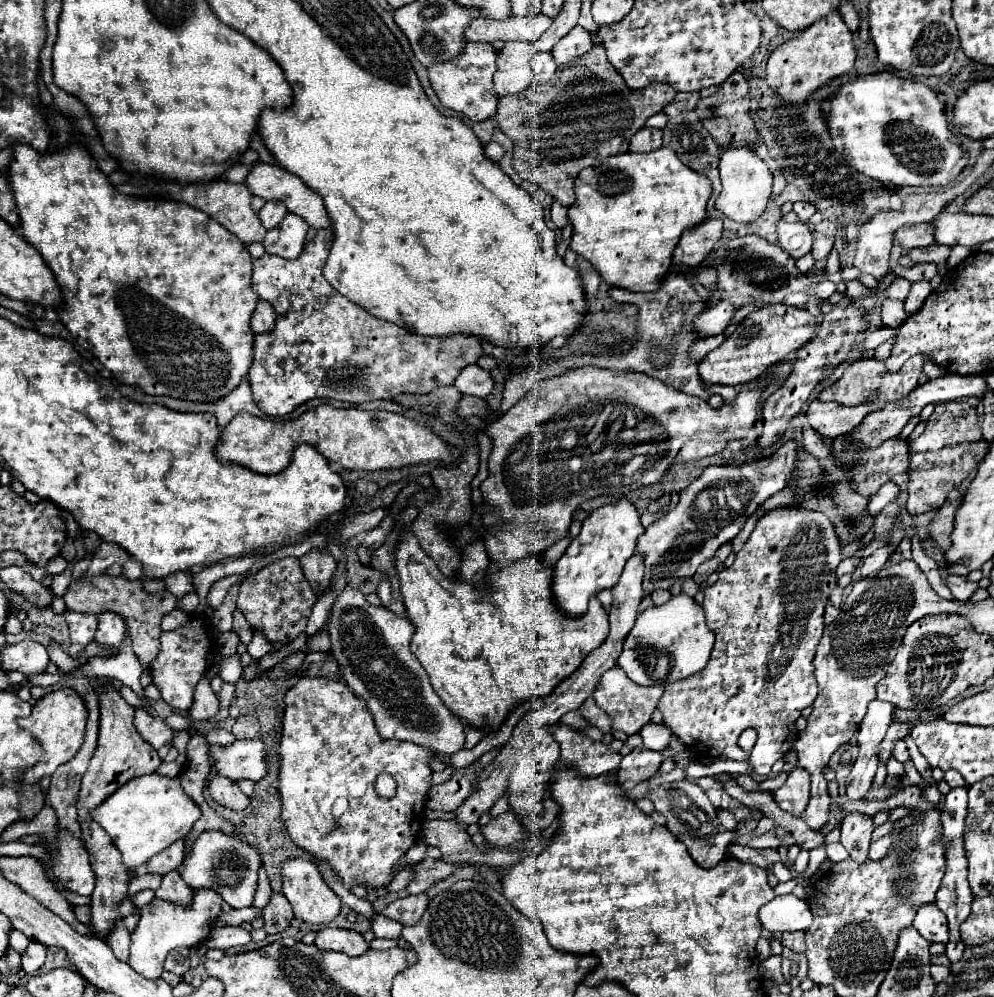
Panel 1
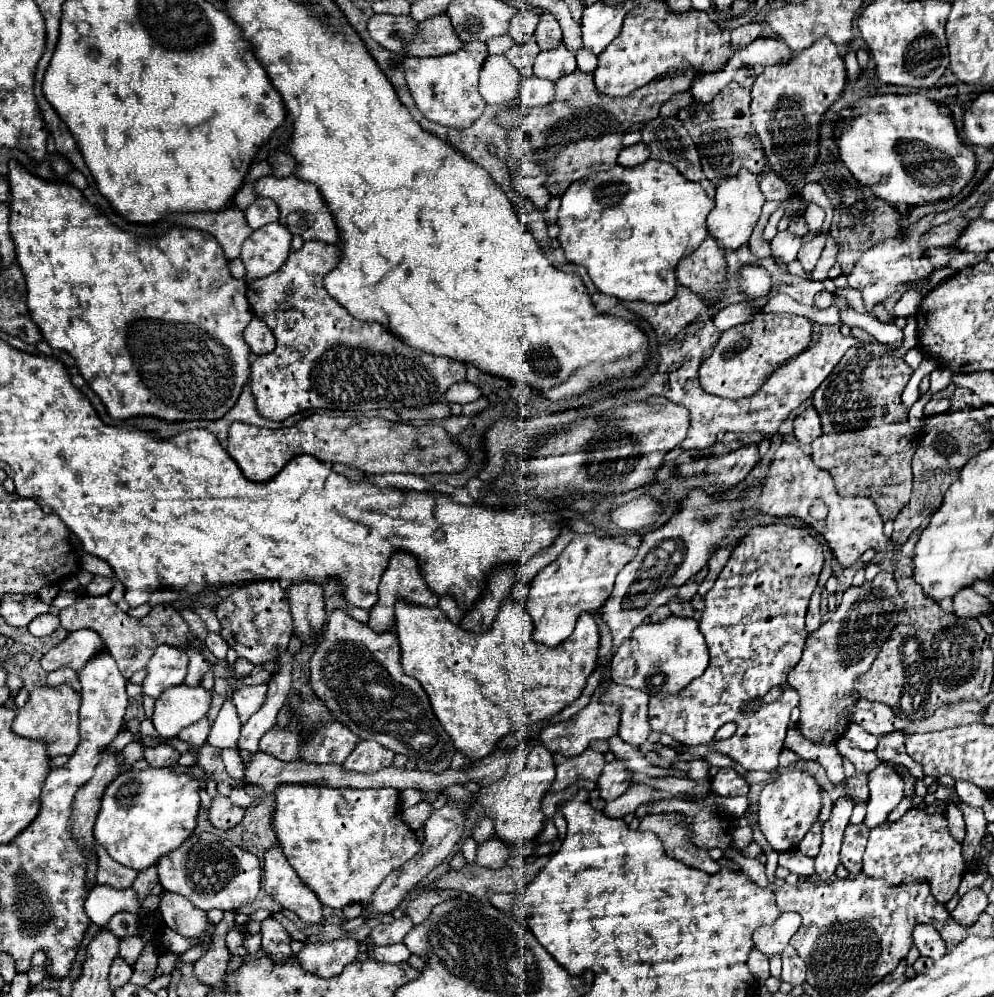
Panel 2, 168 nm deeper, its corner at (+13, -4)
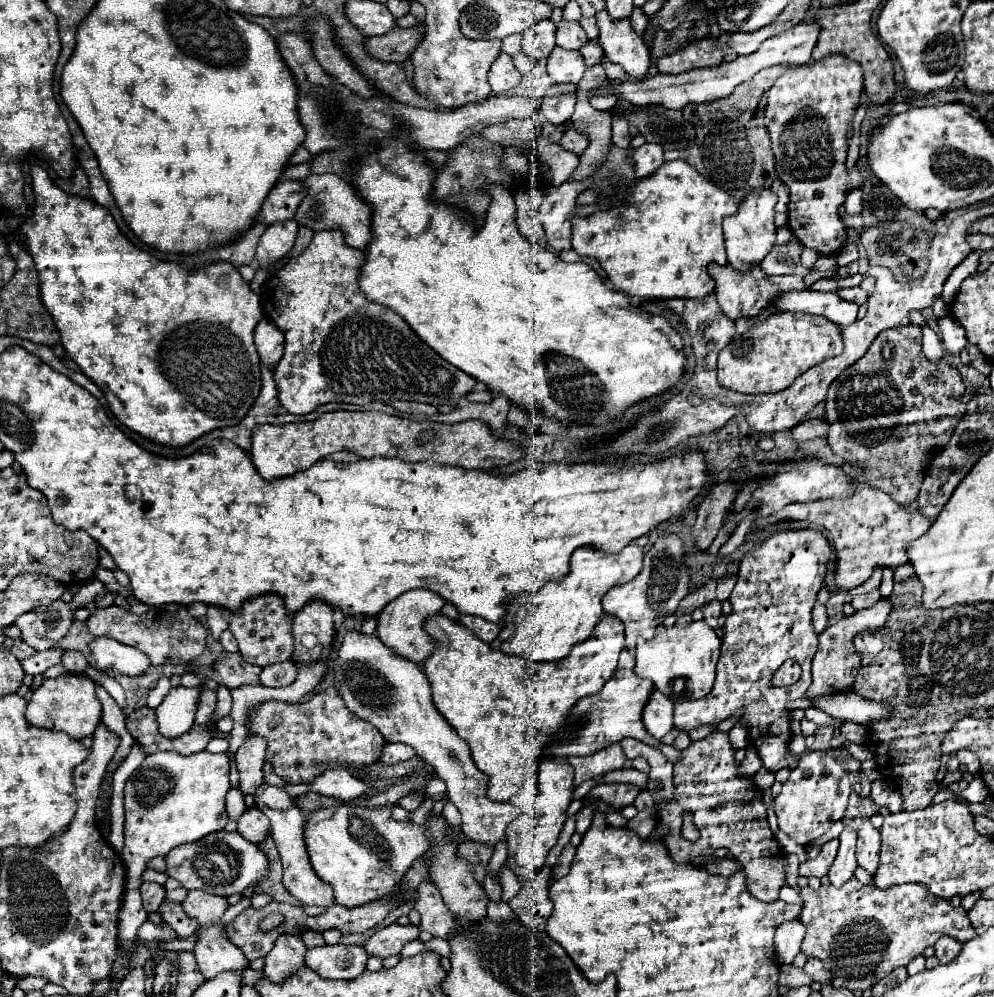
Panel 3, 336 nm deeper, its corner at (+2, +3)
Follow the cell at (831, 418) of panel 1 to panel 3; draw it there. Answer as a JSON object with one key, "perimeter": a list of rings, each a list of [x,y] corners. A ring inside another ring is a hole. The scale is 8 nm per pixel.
{"perimeter":[[[816,418],[816,420],[808,420],[808,422],[794,426],[792,438],[796,442],[804,442],[804,440],[812,440],[812,438],[818,438],[818,436],[826,436],[828,430],[830,430],[830,424],[824,418]]]}

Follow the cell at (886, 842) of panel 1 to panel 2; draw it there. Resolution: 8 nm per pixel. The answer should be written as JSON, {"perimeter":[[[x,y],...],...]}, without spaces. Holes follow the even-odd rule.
{"perimeter":[[[909,809],[895,823],[881,823],[871,829],[869,843],[863,855],[863,873],[869,877],[881,877],[889,885],[901,885],[911,881],[927,881],[931,895],[937,903],[945,905],[957,893],[959,883],[967,871],[977,871],[977,863],[967,867],[961,841],[949,833],[949,823],[943,813],[929,815],[923,809]]]}

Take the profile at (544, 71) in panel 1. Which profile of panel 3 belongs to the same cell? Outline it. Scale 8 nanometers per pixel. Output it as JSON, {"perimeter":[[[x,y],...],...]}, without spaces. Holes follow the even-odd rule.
{"perimeter":[[[562,84],[560,88],[564,88],[562,94],[546,94],[542,98],[542,106],[540,112],[548,116],[548,122],[552,124],[564,124],[570,120],[572,112],[574,112],[574,88],[572,84]]]}

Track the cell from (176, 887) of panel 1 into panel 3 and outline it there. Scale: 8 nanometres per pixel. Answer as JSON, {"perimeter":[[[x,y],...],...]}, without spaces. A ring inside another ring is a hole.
{"perimeter":[[[188,890],[188,896],[186,896],[186,900],[182,902],[182,908],[184,908],[186,916],[198,924],[198,928],[196,928],[198,940],[196,940],[196,946],[194,946],[194,956],[196,956],[198,970],[202,972],[202,976],[204,976],[206,980],[210,980],[210,978],[214,978],[216,974],[226,972],[226,970],[238,970],[238,972],[242,972],[242,970],[248,966],[248,960],[246,960],[244,952],[240,952],[240,948],[236,948],[236,946],[228,940],[226,924],[222,924],[222,916],[224,916],[224,912],[228,910],[226,898],[208,894],[208,892],[204,892],[204,890]]]}

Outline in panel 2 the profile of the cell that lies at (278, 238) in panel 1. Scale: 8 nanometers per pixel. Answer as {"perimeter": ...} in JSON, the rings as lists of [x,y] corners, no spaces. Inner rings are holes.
{"perimeter":[[[269,223],[249,235],[241,247],[241,261],[247,269],[245,281],[255,281],[275,273],[287,259],[291,233],[281,223]]]}

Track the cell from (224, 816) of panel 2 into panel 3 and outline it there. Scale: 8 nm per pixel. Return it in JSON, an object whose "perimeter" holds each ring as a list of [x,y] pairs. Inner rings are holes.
{"perimeter":[[[246,806],[246,810],[236,820],[236,824],[238,824],[238,832],[254,844],[264,840],[264,836],[270,832],[268,818],[256,806]]]}

